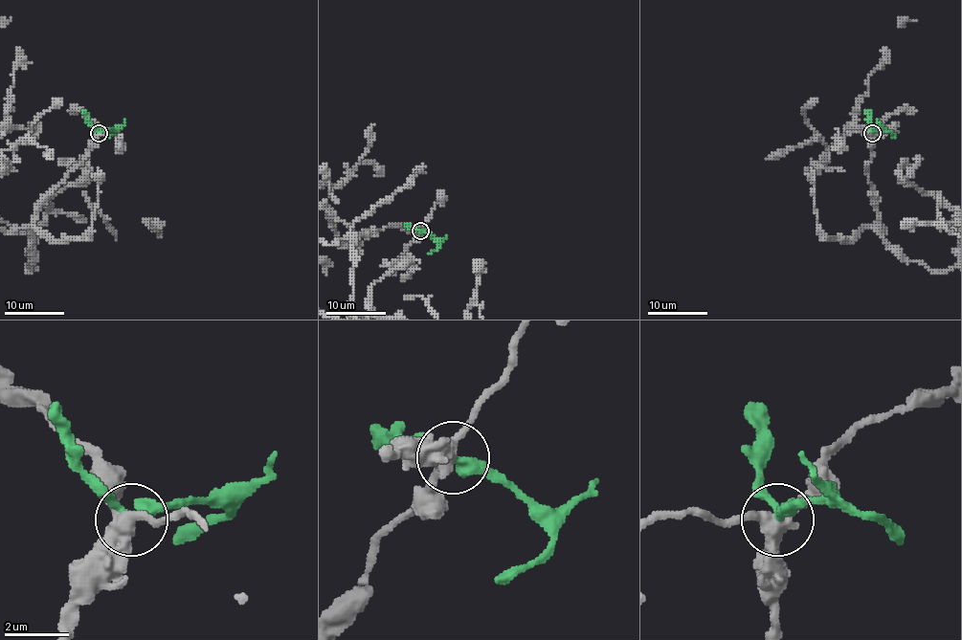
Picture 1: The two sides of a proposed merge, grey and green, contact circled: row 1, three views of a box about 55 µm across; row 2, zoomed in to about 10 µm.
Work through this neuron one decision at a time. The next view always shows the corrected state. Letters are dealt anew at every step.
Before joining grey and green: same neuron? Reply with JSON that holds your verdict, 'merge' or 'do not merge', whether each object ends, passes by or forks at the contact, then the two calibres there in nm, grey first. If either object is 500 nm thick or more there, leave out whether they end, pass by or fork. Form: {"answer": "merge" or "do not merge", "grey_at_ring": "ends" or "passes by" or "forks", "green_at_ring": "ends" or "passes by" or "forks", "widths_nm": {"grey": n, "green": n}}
{"answer": "do not merge", "grey_at_ring": "forks", "green_at_ring": "passes by", "widths_nm": {"grey": 420, "green": 320}}

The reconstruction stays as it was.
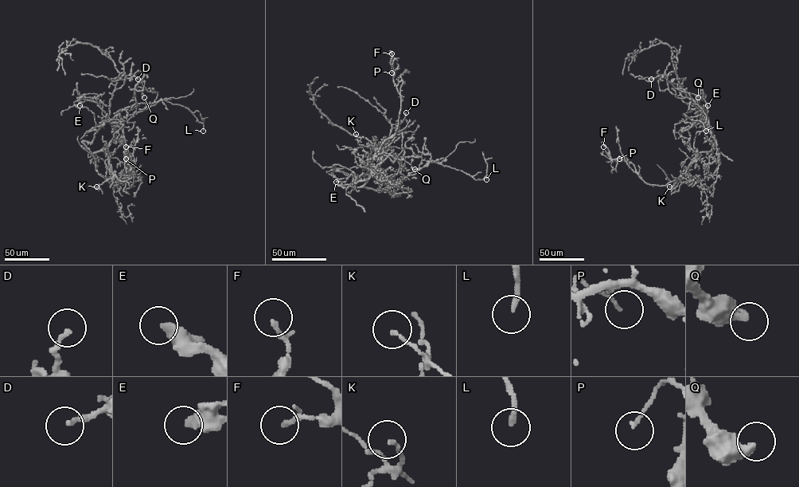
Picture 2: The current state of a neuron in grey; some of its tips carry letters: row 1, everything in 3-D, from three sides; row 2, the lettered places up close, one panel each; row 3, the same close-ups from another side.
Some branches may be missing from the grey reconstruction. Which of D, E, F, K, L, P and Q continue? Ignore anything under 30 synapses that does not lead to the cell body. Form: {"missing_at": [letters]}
{"missing_at": []}

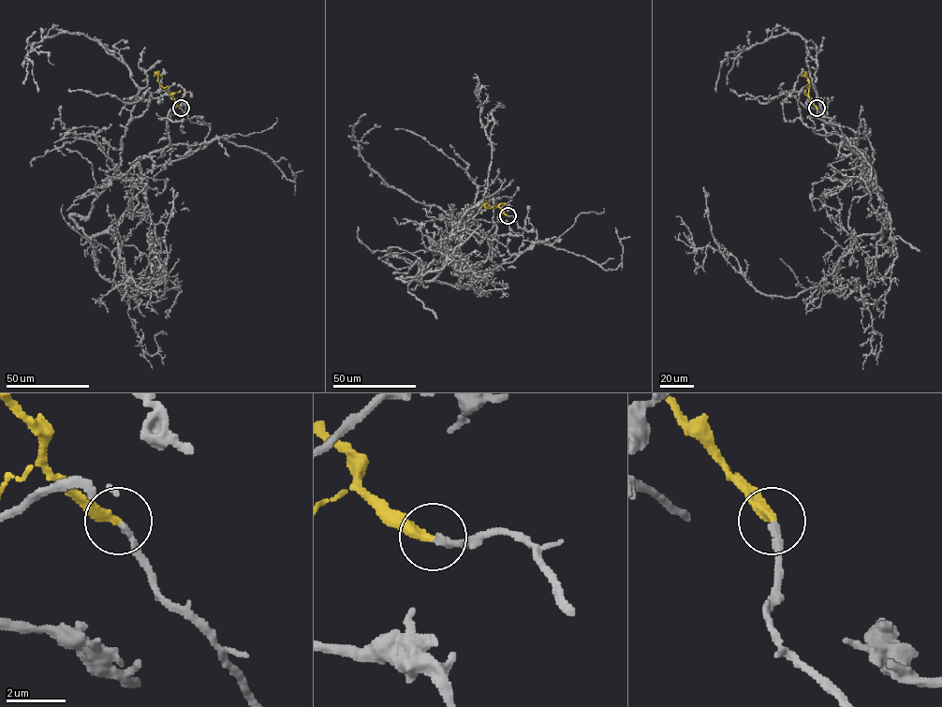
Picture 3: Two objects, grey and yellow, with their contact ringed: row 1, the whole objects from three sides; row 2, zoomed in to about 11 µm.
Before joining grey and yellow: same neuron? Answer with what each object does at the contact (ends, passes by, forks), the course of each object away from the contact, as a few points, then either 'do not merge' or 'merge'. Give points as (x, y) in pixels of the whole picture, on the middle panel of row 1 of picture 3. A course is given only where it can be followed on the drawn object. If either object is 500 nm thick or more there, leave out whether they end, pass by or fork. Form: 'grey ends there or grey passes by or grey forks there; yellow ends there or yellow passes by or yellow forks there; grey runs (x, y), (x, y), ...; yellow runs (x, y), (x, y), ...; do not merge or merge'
grey ends there; yellow ends there; grey runs (507, 215), (536, 231), (530, 246), (460, 275), (458, 287), (436, 281), (445, 242), (488, 184), (478, 75); yellow runs (507, 215), (498, 207), (485, 208), (487, 199); merge

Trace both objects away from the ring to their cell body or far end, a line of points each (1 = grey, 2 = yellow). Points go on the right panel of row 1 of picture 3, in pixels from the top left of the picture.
1: (816, 109), (872, 167), (889, 213), (816, 286), (759, 293), (734, 257), (697, 248), (676, 217)
2: (816, 108), (808, 95), (809, 81), (805, 73), (801, 76)

